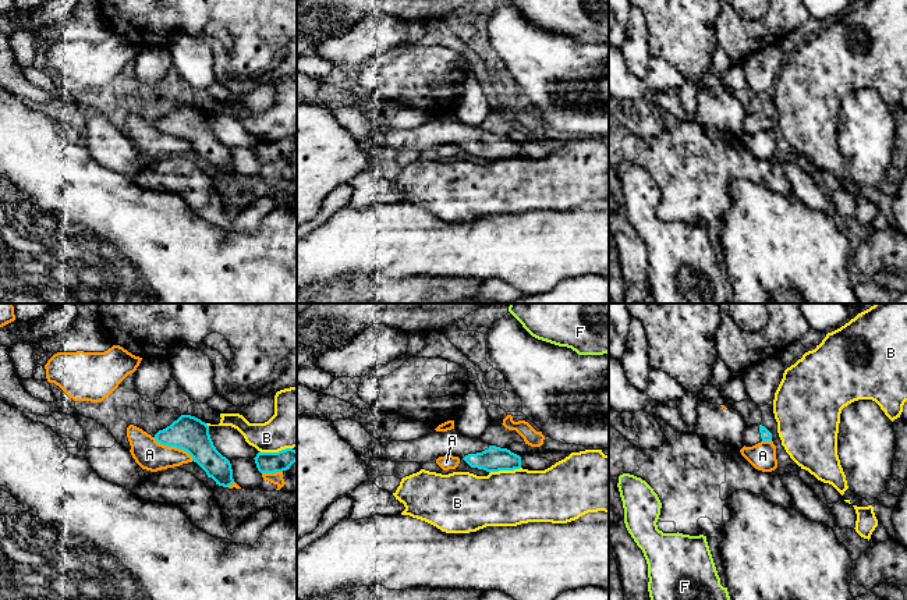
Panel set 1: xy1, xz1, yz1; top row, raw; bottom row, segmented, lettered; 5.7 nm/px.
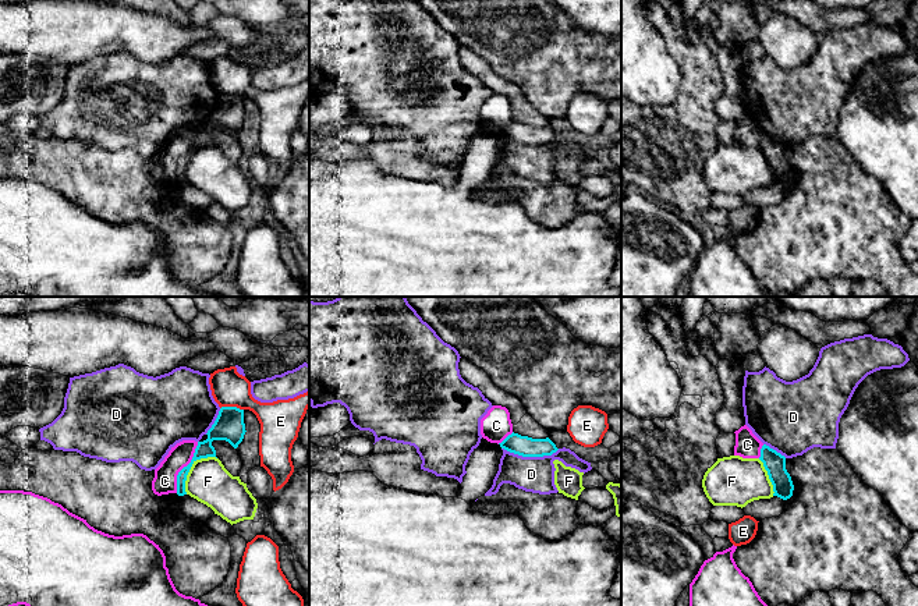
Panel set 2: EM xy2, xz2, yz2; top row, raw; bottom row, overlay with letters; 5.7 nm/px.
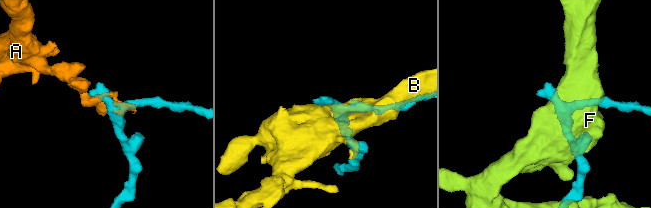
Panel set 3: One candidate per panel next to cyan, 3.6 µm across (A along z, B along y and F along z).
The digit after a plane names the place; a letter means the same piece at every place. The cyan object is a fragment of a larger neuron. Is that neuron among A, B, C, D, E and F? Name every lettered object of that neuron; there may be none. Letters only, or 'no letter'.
no letter

